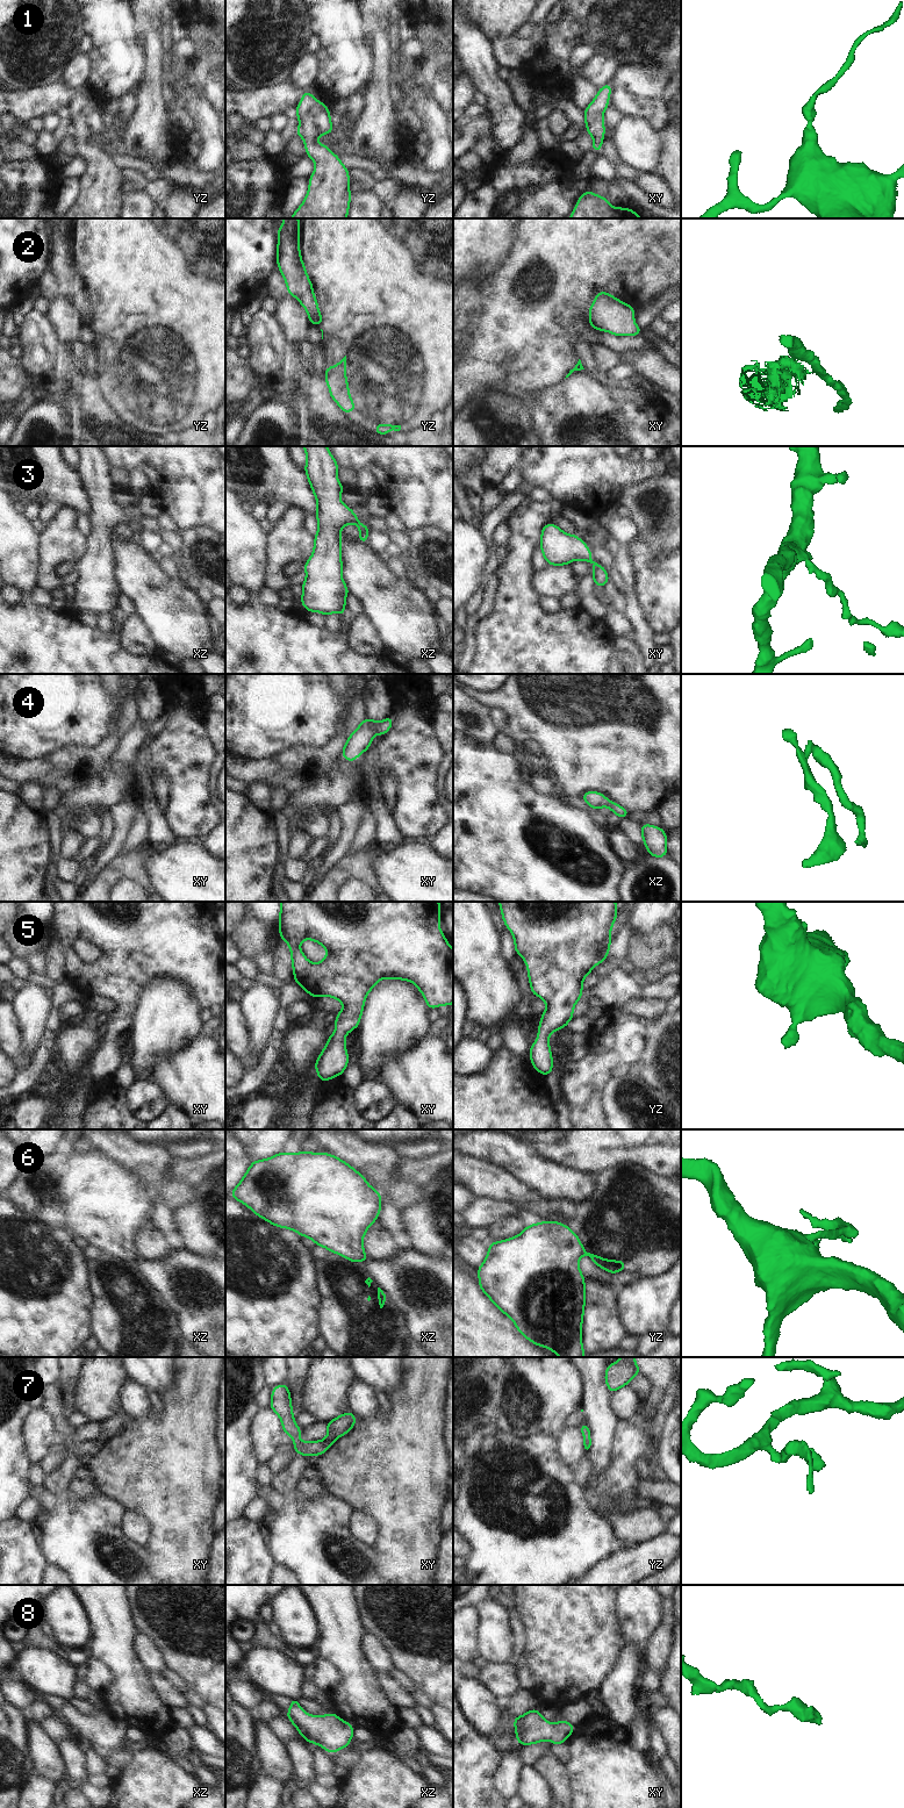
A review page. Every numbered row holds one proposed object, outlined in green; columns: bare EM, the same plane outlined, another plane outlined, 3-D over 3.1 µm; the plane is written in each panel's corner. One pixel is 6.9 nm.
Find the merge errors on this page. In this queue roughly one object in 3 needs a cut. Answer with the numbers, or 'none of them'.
2, 6

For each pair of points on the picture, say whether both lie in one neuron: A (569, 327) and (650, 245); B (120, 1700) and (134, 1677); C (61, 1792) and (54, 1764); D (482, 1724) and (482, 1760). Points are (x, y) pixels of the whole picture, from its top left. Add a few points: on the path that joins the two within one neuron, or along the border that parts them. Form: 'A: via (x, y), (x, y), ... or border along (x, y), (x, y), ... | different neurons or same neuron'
A: via (575, 302), (625, 252) | same neuron
B: via (126, 1694), (130, 1690), (130, 1683) | same neuron
C: border along (63, 1778), (57, 1784) | different neurons
D: border along (465, 1717), (473, 1727) | different neurons

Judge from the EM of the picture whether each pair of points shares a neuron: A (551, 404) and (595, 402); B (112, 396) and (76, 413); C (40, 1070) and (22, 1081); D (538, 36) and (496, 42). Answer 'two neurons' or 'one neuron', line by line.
A: one neuron
B: two neurons
C: one neuron
D: one neuron

